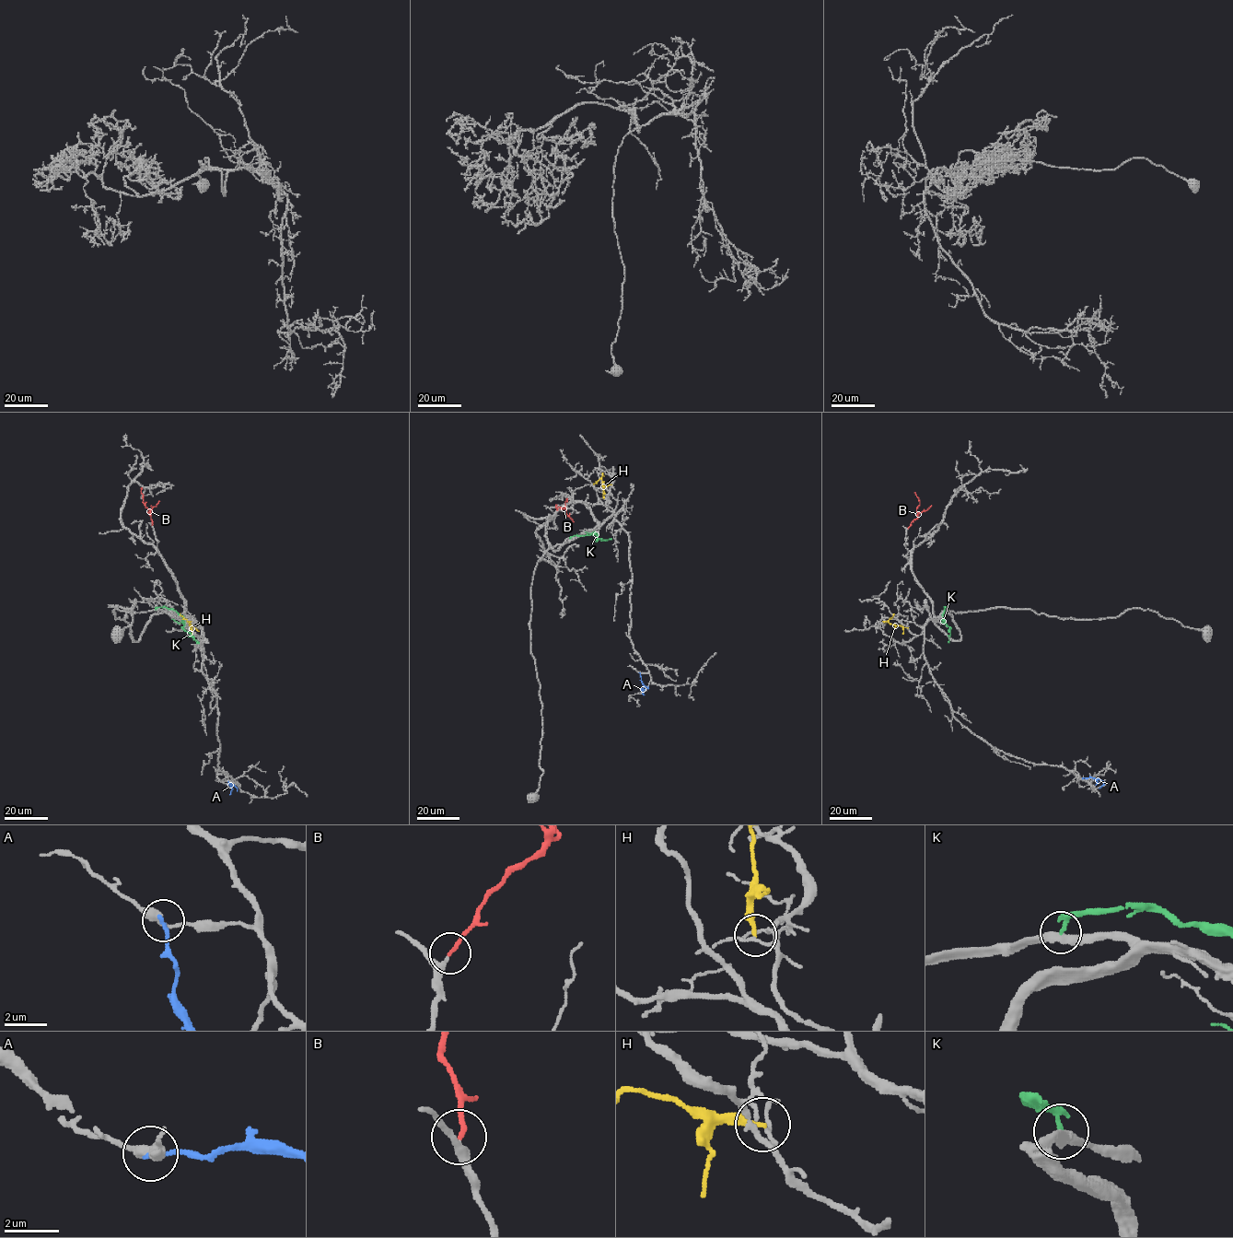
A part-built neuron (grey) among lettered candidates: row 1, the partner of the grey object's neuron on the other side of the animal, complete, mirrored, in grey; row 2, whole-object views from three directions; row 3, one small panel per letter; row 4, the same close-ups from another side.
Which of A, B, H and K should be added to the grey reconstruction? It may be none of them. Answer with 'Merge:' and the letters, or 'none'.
Merge: B

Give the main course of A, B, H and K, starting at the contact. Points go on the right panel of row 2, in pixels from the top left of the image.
A: (1082, 777), (1101, 780), (1104, 784), (1099, 788)
B: (907, 528), (918, 513), (916, 508), (920, 504), (914, 492)
H: (907, 627), (889, 623), (888, 620), (894, 613)
K: (947, 610), (945, 607), (943, 616), (949, 627), (948, 642)

